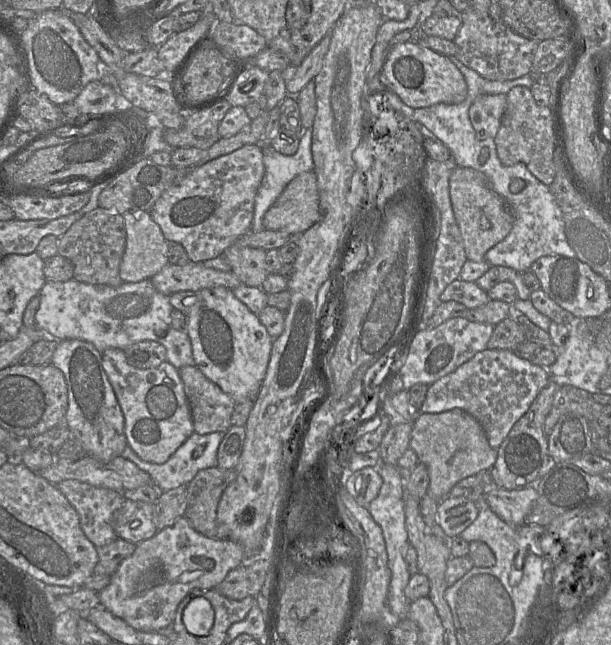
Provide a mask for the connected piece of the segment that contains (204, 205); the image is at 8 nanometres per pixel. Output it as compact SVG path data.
M247 144L234 152L210 160L190 169L180 182L173 182L149 211L159 225L165 239L181 244L190 262L199 263L216 258L237 239L250 232L254 200L265 173L263 150L256 144Z

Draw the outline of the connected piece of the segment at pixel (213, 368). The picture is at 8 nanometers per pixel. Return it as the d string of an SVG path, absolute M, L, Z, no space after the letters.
M222 286L198 291L198 301L190 307L187 334L191 340L195 366L234 402L255 400L266 376L272 338L258 316Z

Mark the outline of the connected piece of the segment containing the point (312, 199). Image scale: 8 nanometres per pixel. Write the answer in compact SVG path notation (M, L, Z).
M314 171L293 178L263 217L264 230L284 231L293 237L320 220L319 192Z

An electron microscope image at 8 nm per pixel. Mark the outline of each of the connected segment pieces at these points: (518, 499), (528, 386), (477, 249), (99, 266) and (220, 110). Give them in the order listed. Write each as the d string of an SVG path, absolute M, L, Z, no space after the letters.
M484 484L483 496L490 509L510 527L520 527L531 511L538 493L534 486L505 489L496 484Z
M486 348L429 385L420 412L462 409L477 419L490 446L497 450L548 381L546 368L517 356L512 350Z
M456 167L449 178L449 195L467 260L481 262L486 252L511 231L513 216L504 199L490 186L485 175L473 168Z
M97 207L76 221L65 234L58 238L58 255L70 260L74 266L73 278L92 285L117 287L123 283L119 267L125 252L126 230L123 215Z
M228 100L212 107L185 114L185 122L180 129L165 129L163 138L173 149L194 147L208 150L220 137L218 127L232 106Z

